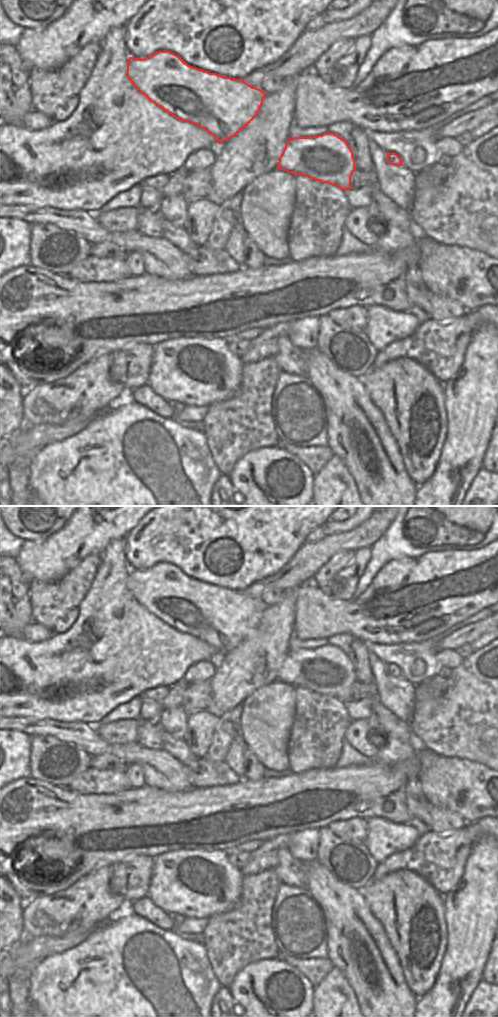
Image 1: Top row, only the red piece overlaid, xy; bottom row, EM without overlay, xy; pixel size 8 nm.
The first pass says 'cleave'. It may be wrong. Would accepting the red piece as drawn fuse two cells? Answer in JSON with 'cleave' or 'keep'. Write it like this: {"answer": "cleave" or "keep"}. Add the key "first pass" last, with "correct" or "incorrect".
{"answer": "keep", "first pass": "incorrect"}

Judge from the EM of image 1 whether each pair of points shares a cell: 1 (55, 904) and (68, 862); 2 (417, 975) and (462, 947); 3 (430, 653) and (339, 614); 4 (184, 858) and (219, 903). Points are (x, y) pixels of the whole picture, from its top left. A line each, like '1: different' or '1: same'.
1: different
2: different
3: different
4: same

